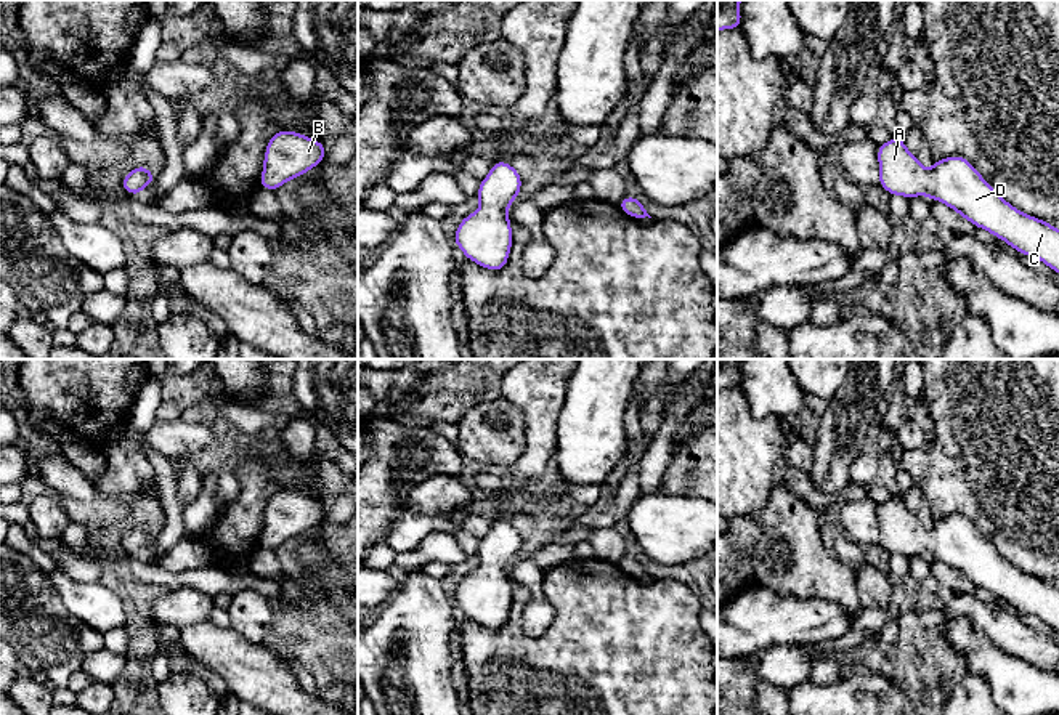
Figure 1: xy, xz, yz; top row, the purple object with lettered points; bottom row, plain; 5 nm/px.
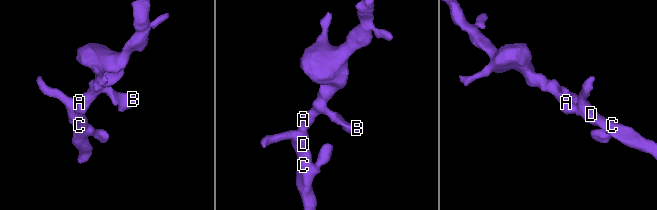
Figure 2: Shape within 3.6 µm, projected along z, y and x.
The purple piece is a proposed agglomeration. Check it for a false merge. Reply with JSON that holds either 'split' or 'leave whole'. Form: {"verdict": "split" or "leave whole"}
{"verdict": "leave whole"}

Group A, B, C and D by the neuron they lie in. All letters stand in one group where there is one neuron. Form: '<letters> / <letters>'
A B C D

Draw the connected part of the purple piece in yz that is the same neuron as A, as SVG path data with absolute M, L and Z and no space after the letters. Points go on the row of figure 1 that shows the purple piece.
M897 135L884 144L878 144L878 165L878 186L884 188L891 196L903 196L908 199L927 196L931 200L939 200L976 228L985 229L1011 245L1017 253L1035 257L1059 273L1059 229L1045 220L1017 210L1004 200L966 157L950 156L934 160L932 168L927 172L918 156L911 154L902 136Z

